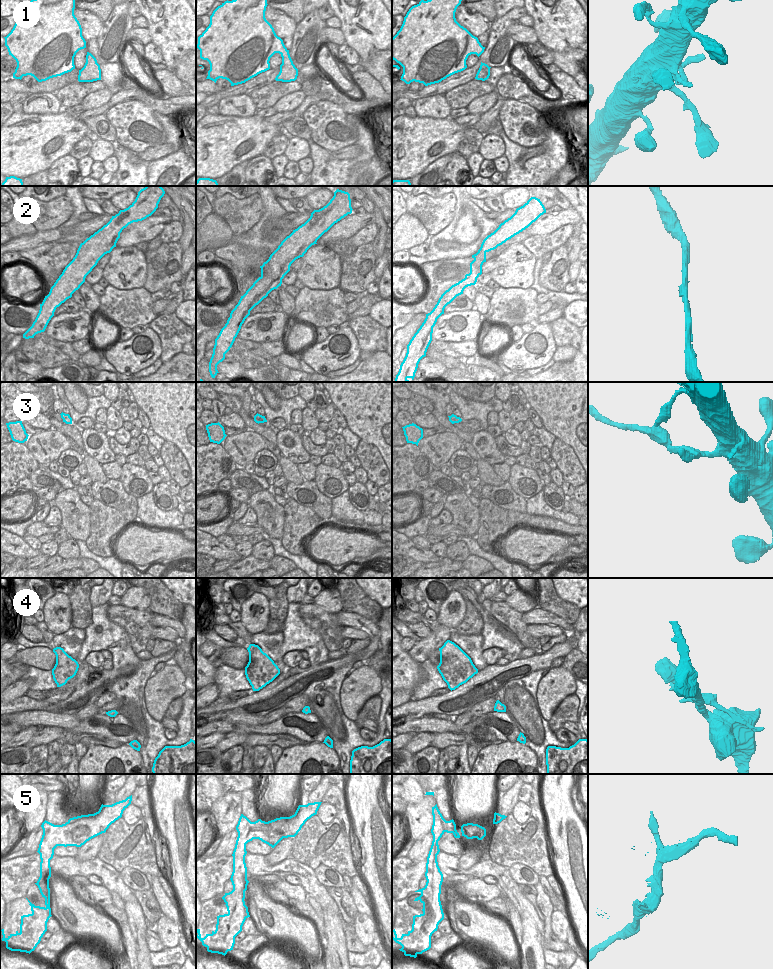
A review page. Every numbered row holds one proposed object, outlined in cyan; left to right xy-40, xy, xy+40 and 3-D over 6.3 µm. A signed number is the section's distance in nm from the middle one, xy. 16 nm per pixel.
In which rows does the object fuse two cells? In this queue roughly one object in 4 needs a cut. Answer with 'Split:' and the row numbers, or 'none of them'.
Split: 3

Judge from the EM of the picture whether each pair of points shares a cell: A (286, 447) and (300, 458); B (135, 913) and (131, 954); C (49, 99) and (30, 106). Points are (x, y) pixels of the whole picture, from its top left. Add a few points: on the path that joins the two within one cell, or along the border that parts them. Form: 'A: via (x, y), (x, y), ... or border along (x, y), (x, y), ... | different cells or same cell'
A: via (289, 447), (297, 455) | same cell
B: border along (126, 922), (137, 945), (137, 958) | different cells
C: via (44, 103), (35, 104) | same cell

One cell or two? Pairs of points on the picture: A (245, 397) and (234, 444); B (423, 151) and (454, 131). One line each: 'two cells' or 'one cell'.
A: two cells
B: one cell

